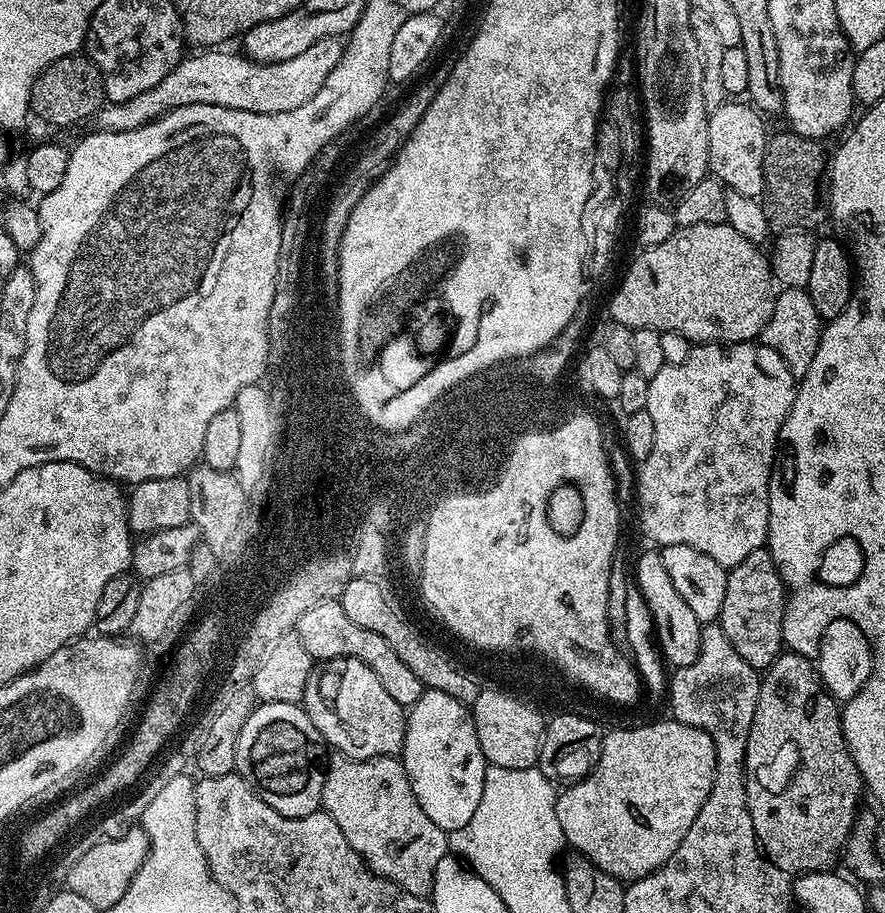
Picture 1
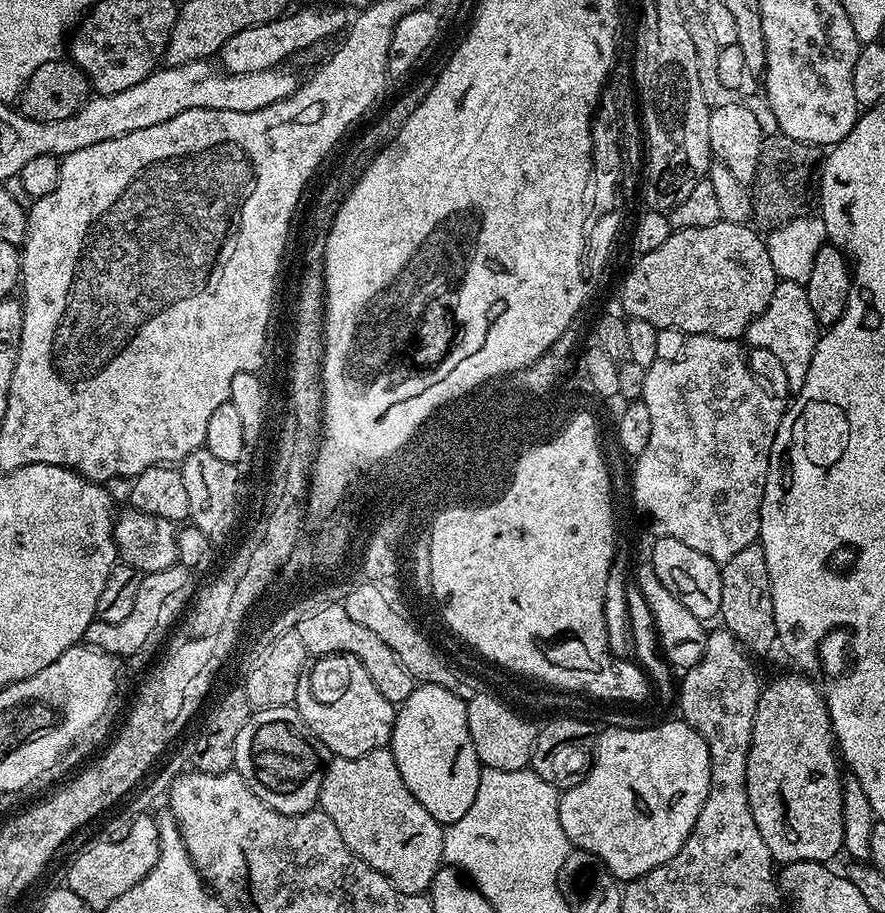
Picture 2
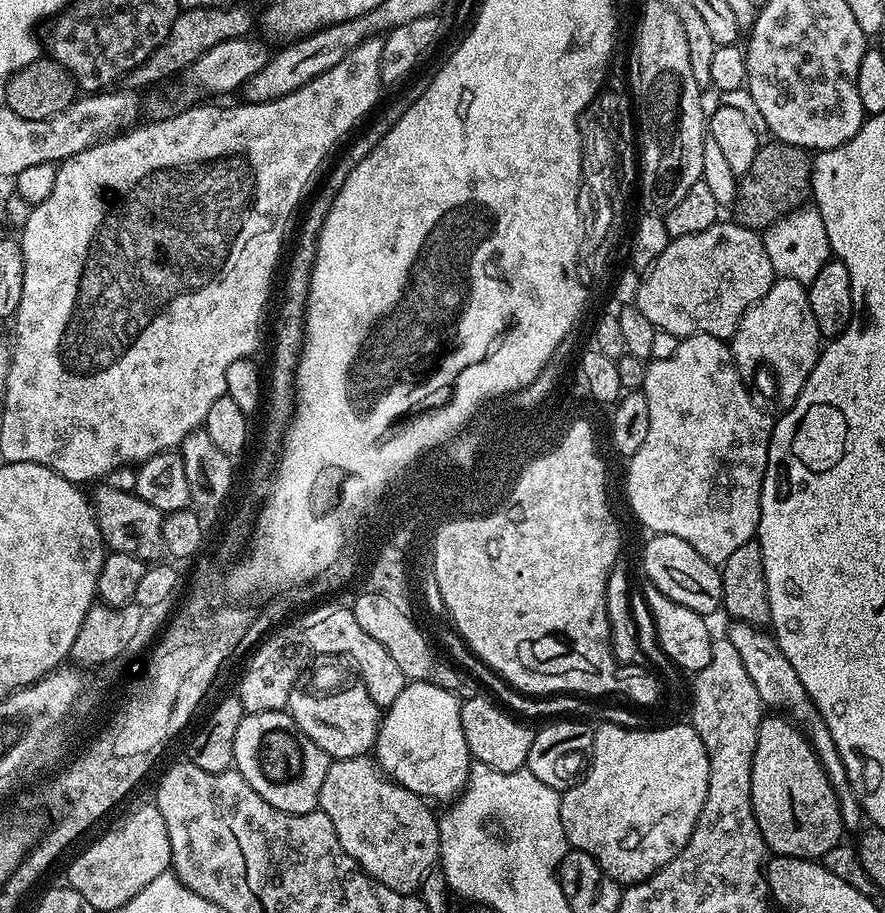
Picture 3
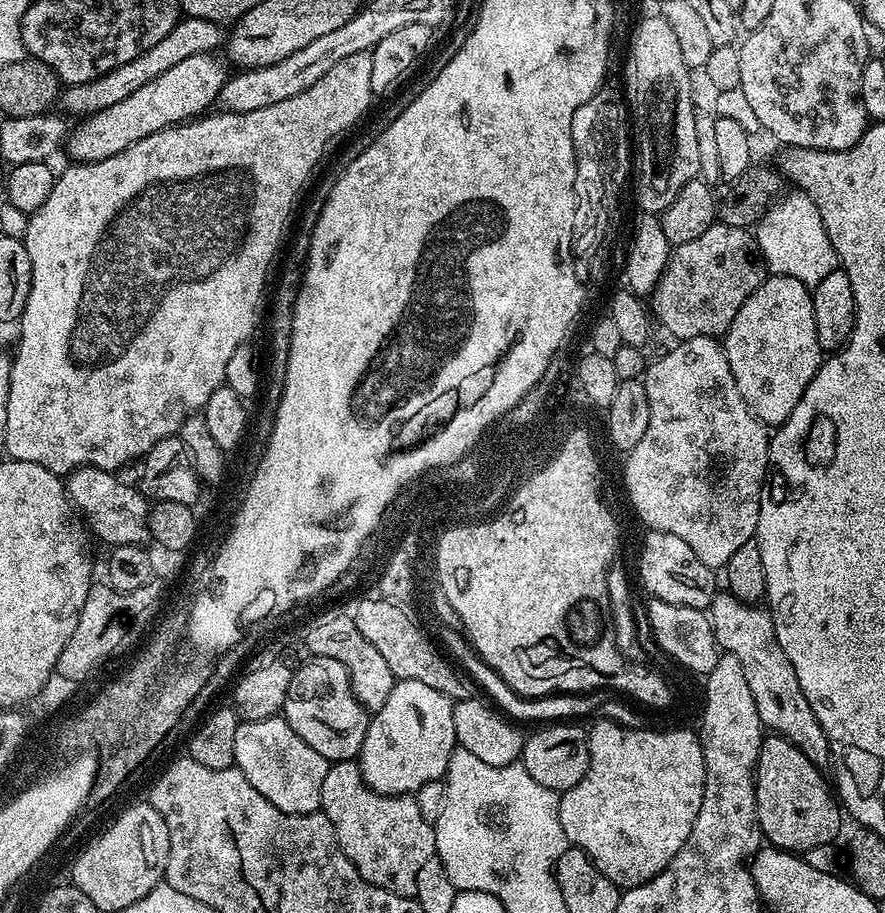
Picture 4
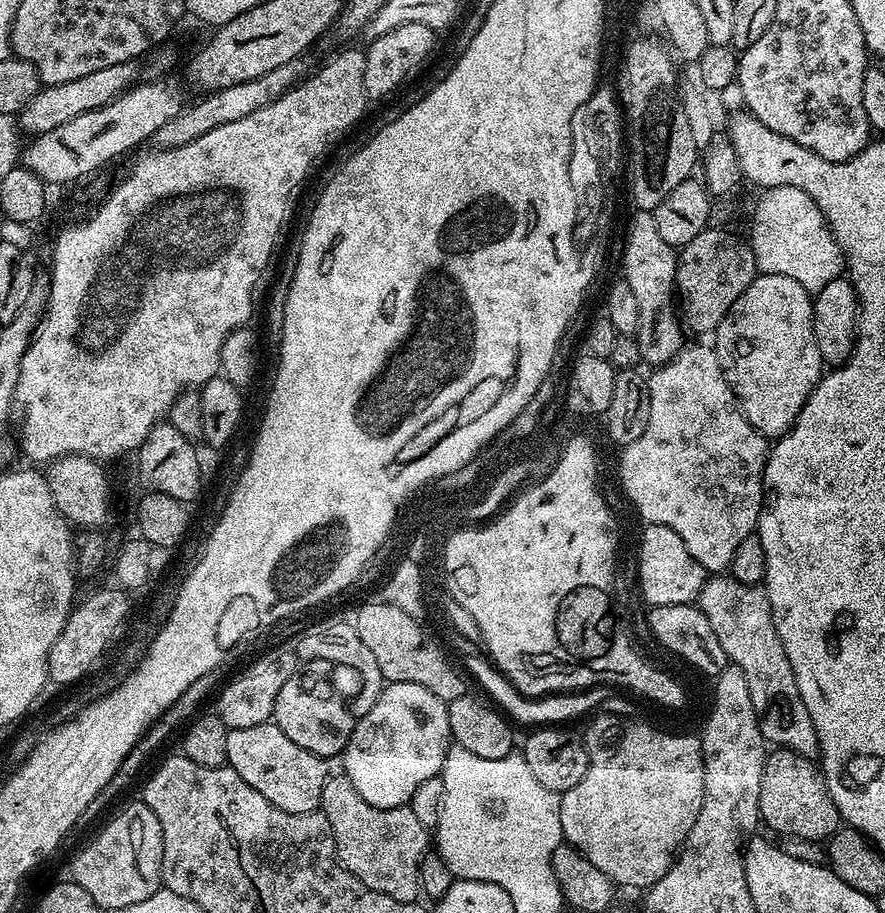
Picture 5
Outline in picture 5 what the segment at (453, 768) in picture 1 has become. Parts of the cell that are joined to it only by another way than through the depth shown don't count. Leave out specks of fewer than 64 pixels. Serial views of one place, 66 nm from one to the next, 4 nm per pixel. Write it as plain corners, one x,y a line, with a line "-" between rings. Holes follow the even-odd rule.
414,682
389,683
378,702
374,702
365,716
353,723
350,742
346,742
342,753
343,775
350,778
354,790
358,790
358,794
362,794
362,798
366,798
370,806
403,808
427,780
435,781
439,777
450,743
449,730
448,706
445,701
439,700
437,696
430,694
430,690

